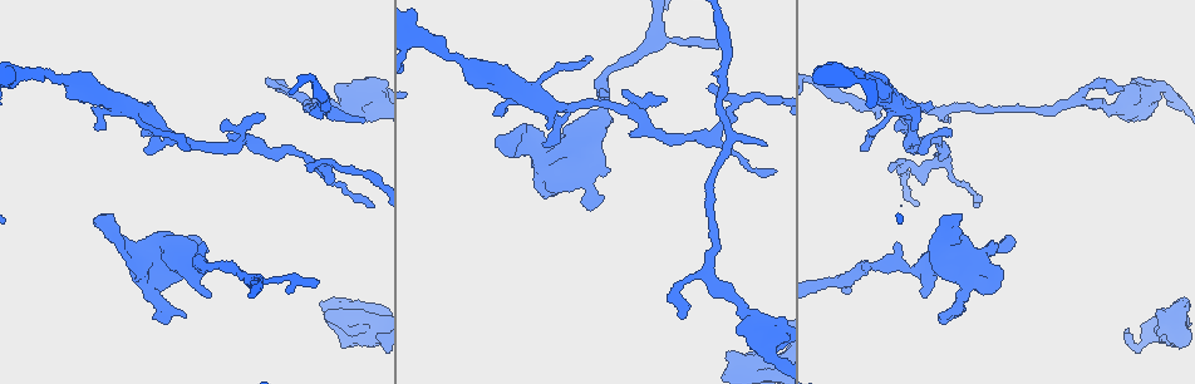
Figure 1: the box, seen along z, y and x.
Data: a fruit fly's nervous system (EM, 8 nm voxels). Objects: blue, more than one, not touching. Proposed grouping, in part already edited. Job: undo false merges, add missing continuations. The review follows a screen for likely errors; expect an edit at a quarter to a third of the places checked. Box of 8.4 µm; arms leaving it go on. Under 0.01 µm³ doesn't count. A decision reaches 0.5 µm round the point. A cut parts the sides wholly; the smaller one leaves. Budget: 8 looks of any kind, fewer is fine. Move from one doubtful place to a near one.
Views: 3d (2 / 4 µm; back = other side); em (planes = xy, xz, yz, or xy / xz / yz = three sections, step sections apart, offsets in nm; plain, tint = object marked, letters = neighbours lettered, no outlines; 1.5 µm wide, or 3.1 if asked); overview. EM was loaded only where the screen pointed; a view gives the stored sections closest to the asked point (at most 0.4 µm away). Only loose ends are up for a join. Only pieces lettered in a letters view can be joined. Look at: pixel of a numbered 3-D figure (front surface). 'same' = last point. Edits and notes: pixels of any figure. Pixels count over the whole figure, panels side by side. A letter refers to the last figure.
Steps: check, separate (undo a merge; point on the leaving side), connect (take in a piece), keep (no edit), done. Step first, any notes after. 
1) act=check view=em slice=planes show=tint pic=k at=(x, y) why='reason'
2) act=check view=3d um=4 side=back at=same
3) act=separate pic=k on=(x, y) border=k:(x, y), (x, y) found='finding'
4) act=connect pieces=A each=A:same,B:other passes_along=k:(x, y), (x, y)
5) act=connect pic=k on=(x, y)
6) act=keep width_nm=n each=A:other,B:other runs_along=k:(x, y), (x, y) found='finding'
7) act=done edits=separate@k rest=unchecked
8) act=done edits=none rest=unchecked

act=check view=em slice=yz step=8 show=tint pic=1 at=(907, 267) why='sudden change in width'

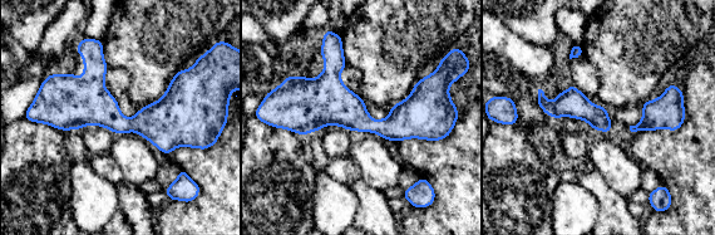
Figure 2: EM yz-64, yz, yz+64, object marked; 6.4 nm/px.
act=check view=em slice=planes show=tint at=same

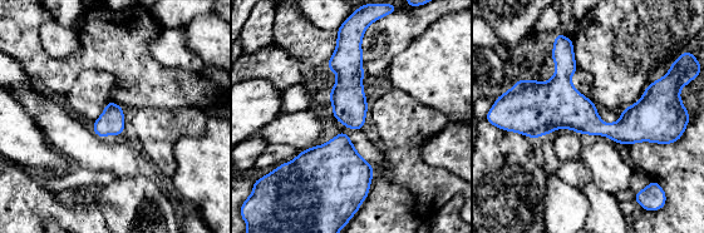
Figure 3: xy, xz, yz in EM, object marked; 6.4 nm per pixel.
act=check view=em slice=planes show=letters at=same

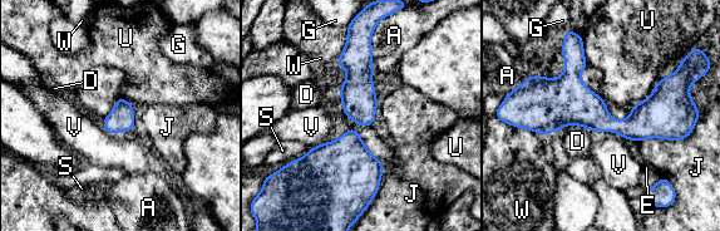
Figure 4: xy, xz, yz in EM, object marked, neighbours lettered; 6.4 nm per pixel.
act=keep each=A:other,D:other,E:other,G:other,J:other,S:other,U:other,V:other,W:other border=4:(581, 37), (583, 55), (588, 63) found='continuous, no second neuron'

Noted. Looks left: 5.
act=check view=em slice=planes show=tint pic=1 at=(131, 245) why='closes a loop'

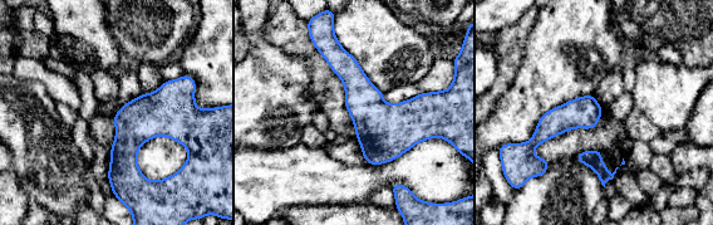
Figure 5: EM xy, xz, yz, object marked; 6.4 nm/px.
act=check view=em slice=planes show=letters at=same why='see the neighbours'

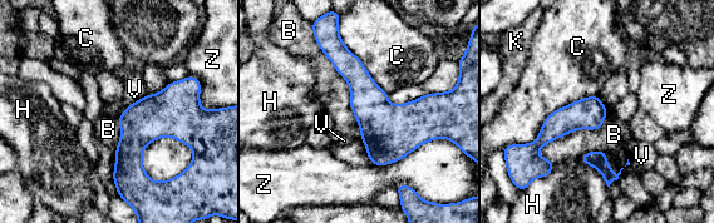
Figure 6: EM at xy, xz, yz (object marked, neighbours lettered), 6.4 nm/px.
act=keep width_nm=200 each=B:other,C:other,H:other,K:other,V:other,Z:other runs_along=6:(181, 85), (134, 137), (117, 179) found='all the same neuron'

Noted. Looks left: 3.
act=check view=em slice=yz step=4 show=tint pic=1 at=(548, 127) why='an open end'

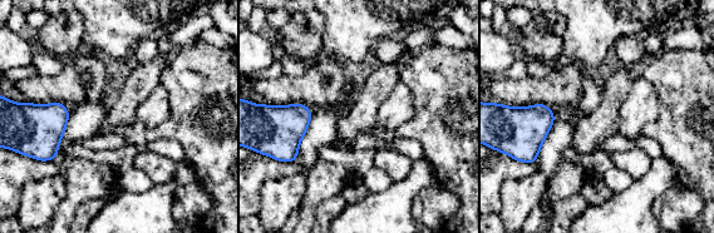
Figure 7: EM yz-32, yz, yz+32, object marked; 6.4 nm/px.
act=check view=em slice=planes show=letters at=same why='another direction'

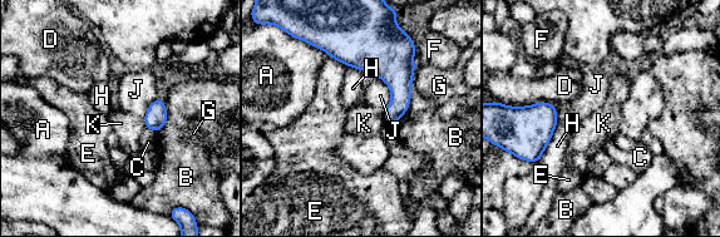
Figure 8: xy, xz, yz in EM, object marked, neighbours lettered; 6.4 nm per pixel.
act=keep each=A:other,B:other,C:other,D:other,E:other,F:other,G:other,H:other,J:other,K:other border=8:(143, 118), (146, 127) found='none of them fits'

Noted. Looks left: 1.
act=done edits=none rest=unchecked

